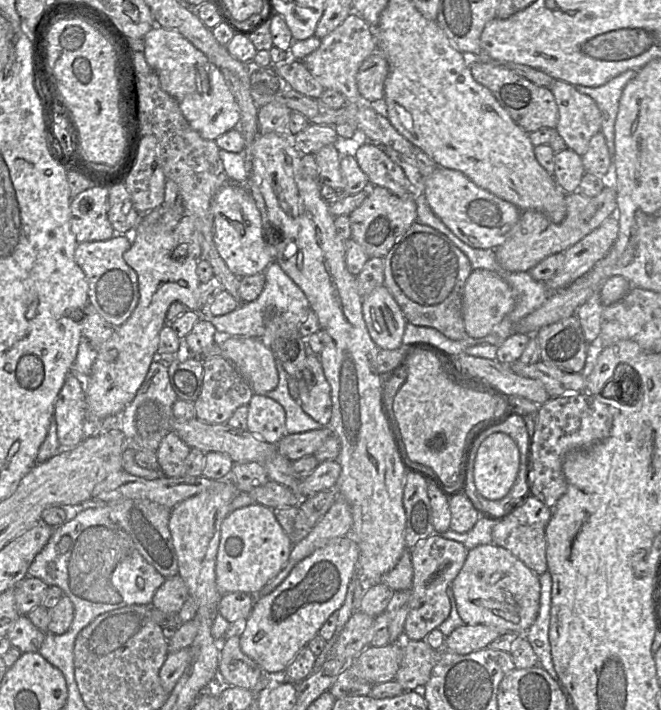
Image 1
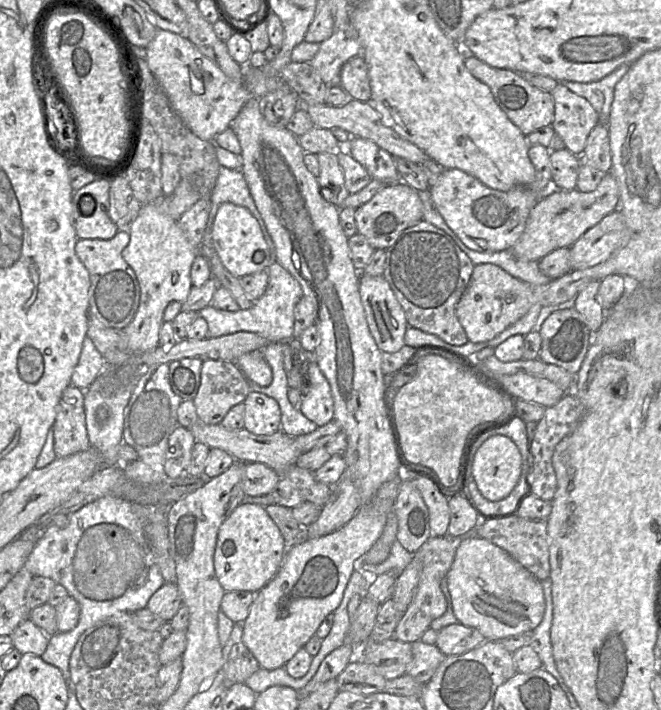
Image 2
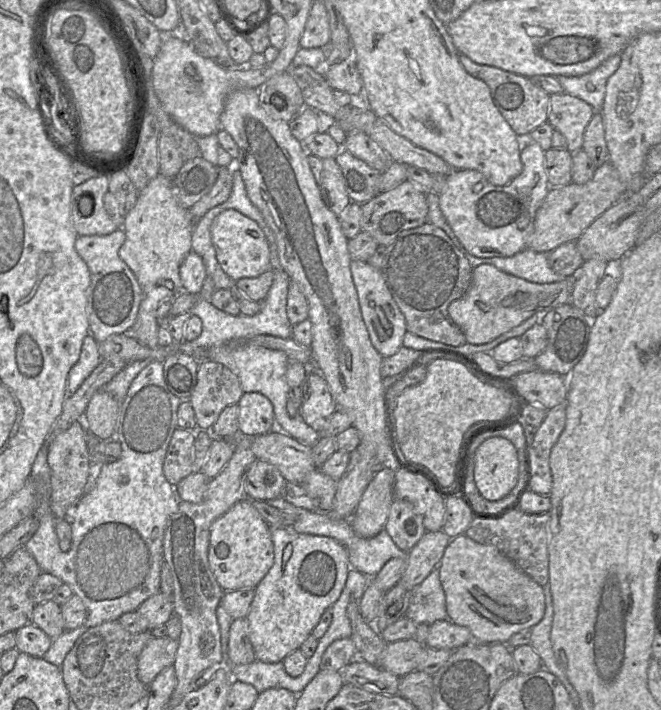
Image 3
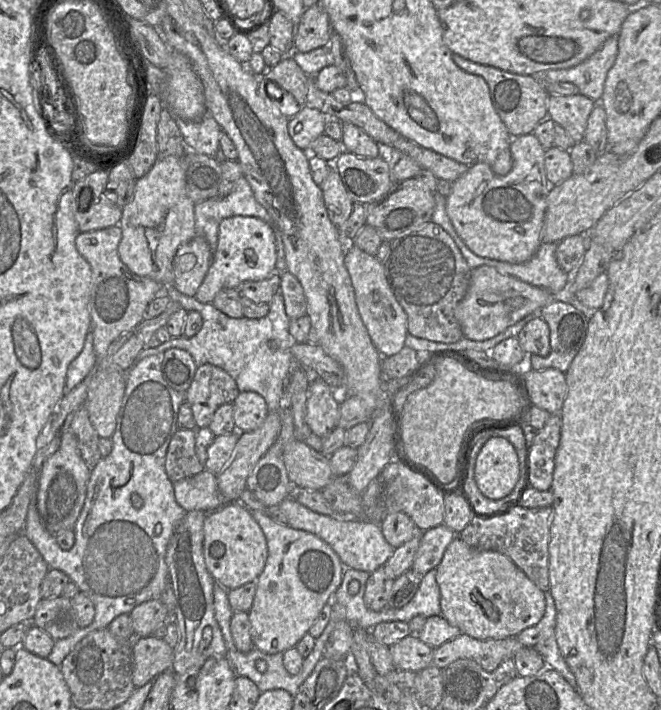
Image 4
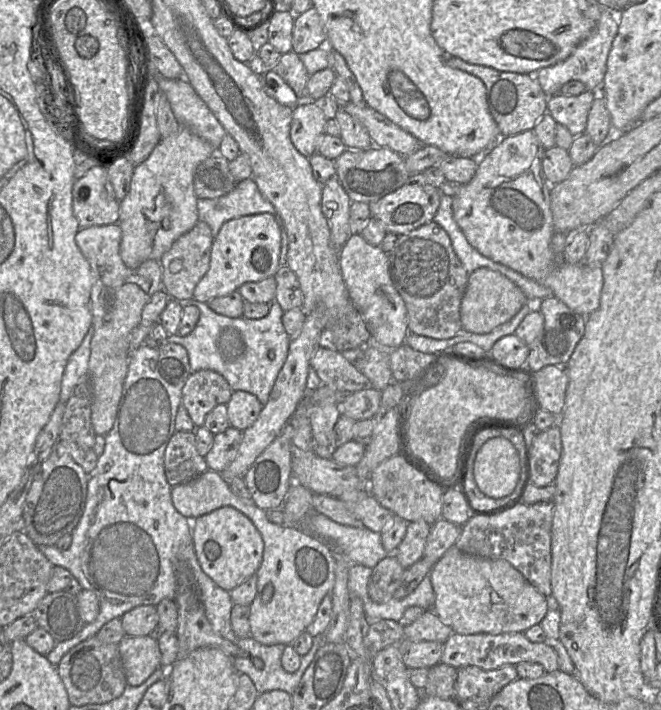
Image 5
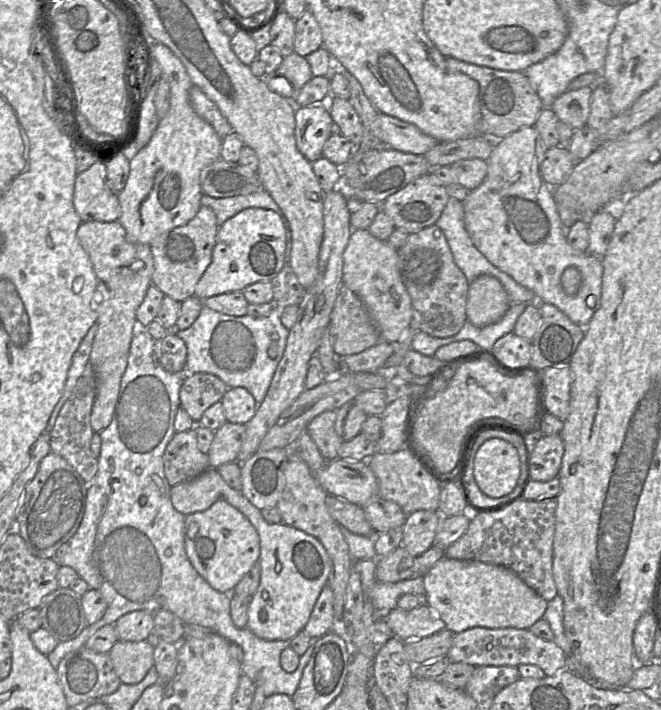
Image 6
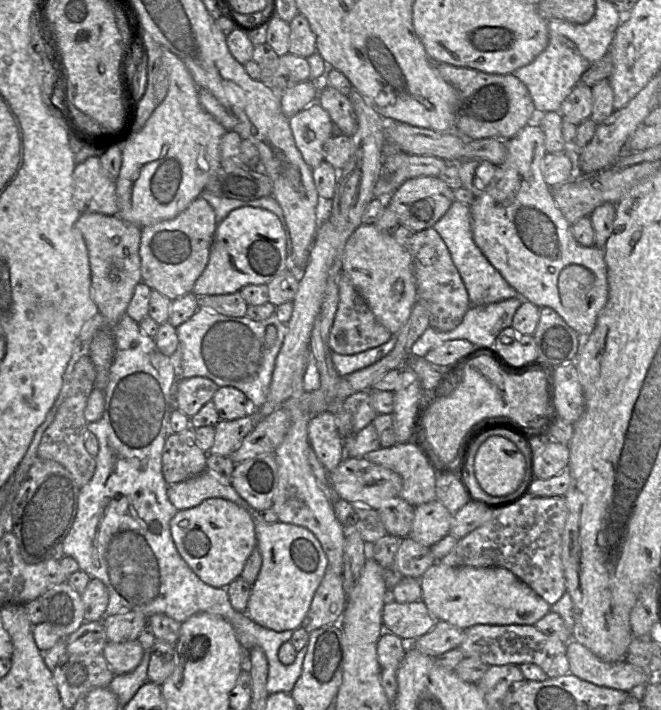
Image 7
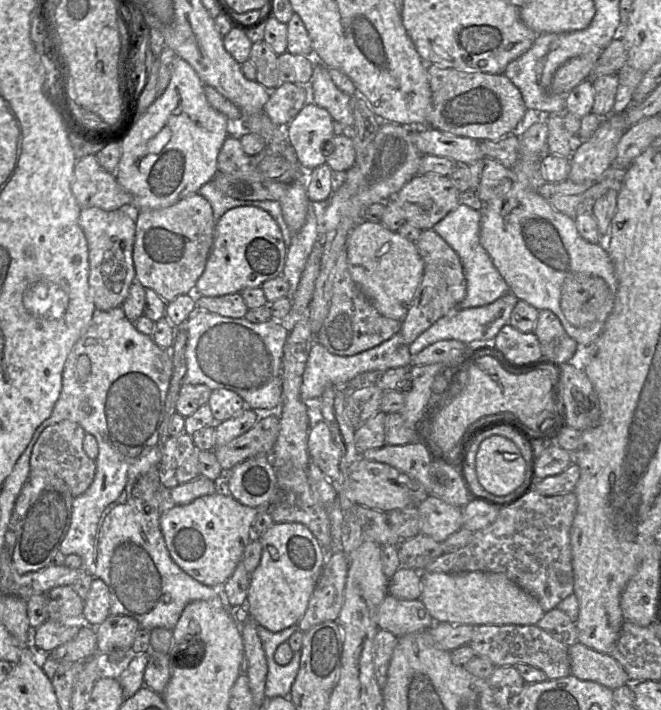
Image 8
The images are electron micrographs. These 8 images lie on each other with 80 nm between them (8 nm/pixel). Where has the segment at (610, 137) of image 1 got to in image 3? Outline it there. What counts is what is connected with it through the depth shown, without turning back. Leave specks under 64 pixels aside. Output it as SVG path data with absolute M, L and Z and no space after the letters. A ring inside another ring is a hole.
M615 54L586 74L554 77L557 77L565 92L583 99L595 111L601 111L605 100L607 81L618 69L620 62L621 54Z

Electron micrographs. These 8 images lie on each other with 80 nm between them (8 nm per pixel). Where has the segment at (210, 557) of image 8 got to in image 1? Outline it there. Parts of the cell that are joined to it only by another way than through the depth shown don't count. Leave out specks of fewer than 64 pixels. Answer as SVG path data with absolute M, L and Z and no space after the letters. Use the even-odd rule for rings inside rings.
M254 503L233 510L221 524L215 574L222 595L242 592L257 595L285 567L293 544L277 521L273 509Z

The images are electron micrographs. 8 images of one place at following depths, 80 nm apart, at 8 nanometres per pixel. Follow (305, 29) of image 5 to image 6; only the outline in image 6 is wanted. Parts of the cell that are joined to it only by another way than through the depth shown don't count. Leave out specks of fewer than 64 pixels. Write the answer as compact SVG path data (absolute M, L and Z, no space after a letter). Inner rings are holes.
M306 10L295 21L293 51L300 56L307 56L323 45L321 28L310 10Z

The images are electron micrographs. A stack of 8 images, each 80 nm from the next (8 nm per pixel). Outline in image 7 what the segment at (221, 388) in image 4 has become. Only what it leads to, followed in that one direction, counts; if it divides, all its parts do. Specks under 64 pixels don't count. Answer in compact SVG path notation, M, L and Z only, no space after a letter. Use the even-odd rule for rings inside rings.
M205 377L182 379L176 384L175 408L191 418L212 401L218 389L217 384Z

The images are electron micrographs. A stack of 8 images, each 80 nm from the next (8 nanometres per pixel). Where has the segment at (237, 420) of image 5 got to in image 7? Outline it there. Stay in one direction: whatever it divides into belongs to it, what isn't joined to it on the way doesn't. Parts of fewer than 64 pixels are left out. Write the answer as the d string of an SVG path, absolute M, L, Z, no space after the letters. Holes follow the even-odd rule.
M233 387L219 388L212 402L220 420L236 420L253 413L250 400L243 392Z

